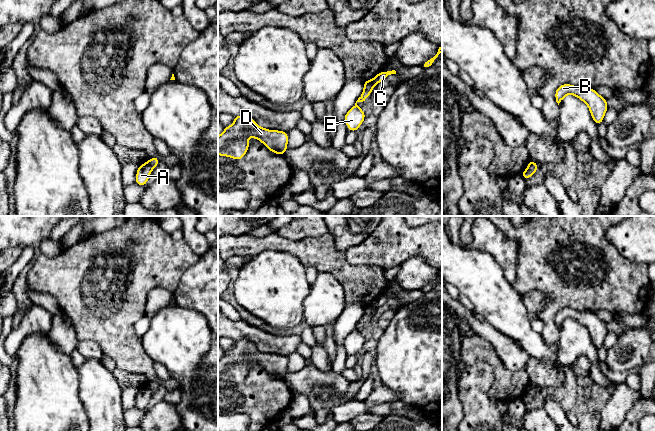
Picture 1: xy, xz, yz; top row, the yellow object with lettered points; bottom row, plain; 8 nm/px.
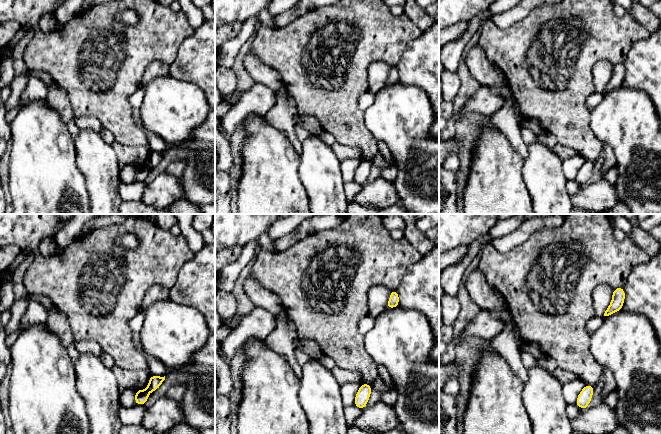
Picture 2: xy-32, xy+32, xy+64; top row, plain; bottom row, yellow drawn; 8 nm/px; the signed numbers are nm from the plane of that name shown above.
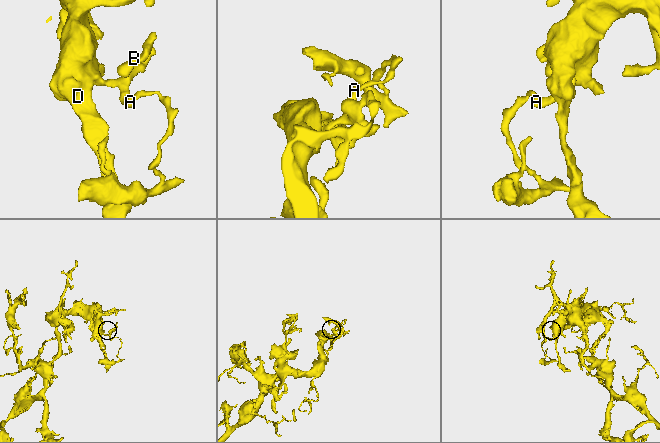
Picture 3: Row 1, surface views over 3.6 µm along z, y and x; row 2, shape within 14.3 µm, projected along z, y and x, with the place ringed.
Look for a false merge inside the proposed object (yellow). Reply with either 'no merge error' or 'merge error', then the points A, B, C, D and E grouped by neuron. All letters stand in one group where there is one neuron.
merge error; groups A B D E / C

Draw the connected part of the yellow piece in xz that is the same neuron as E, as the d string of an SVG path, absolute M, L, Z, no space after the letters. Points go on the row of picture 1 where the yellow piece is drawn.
M372 80L363 82L364 90L361 96L356 101L355 105L345 114L344 123L349 127L349 131L356 132L363 123L366 115L357 105L358 102L363 102L372 93L375 83Z

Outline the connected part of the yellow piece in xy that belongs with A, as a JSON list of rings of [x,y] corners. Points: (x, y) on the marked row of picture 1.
[[[143,163],[139,165],[136,173],[135,184],[146,186],[146,183],[150,177],[152,168],[149,163]]]

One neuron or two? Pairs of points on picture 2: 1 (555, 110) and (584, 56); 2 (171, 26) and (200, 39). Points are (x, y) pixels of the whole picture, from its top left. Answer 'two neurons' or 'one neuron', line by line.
1: one neuron
2: two neurons

